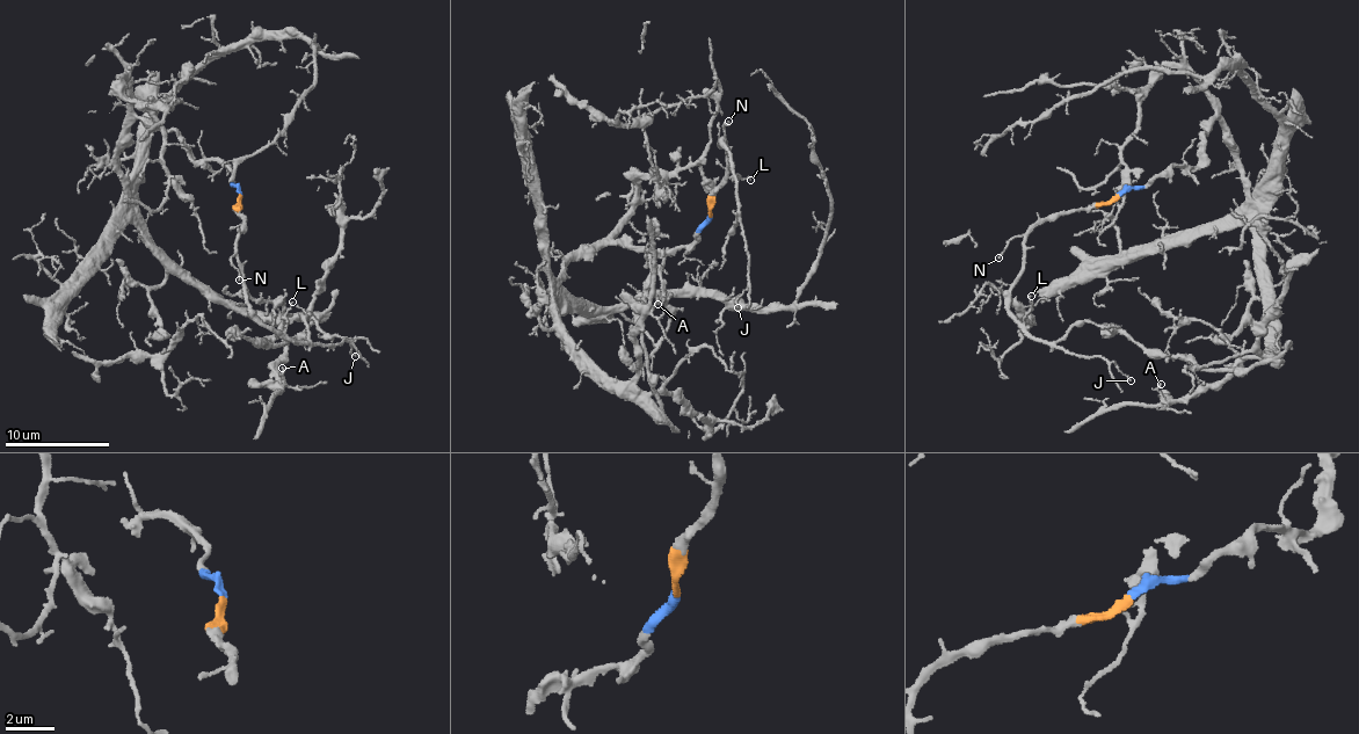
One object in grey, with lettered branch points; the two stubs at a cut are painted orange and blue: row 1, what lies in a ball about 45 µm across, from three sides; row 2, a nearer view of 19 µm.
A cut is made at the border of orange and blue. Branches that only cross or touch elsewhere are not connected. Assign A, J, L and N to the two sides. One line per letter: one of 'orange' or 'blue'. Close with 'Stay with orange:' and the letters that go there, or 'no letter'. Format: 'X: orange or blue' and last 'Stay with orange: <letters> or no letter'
A: blue
J: orange
L: orange
N: orange
Stay with orange: J, L, N

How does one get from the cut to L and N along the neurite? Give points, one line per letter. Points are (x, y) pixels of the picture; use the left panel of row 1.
L: (240, 194), (235, 209), (244, 222), (238, 253), (242, 295), (261, 322), (281, 333), (284, 315), (293, 303)
N: (240, 194), (235, 209), (244, 222), (231, 260), (239, 281)

